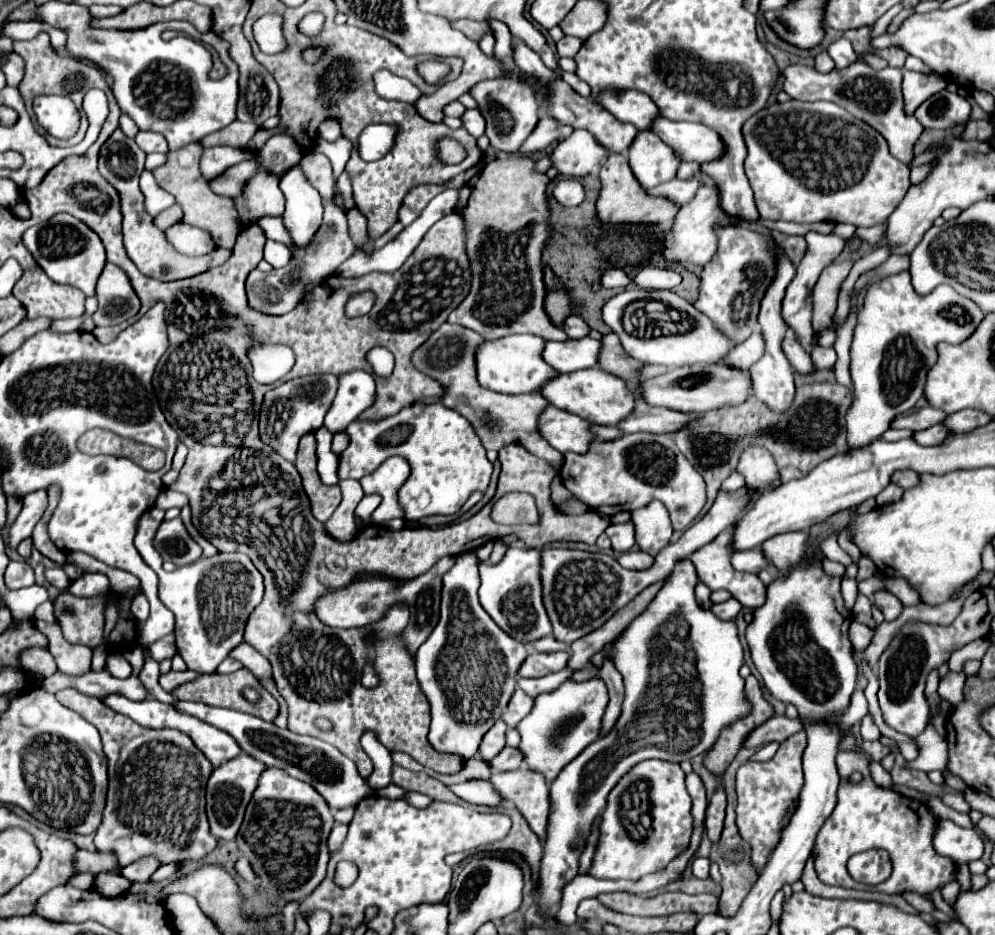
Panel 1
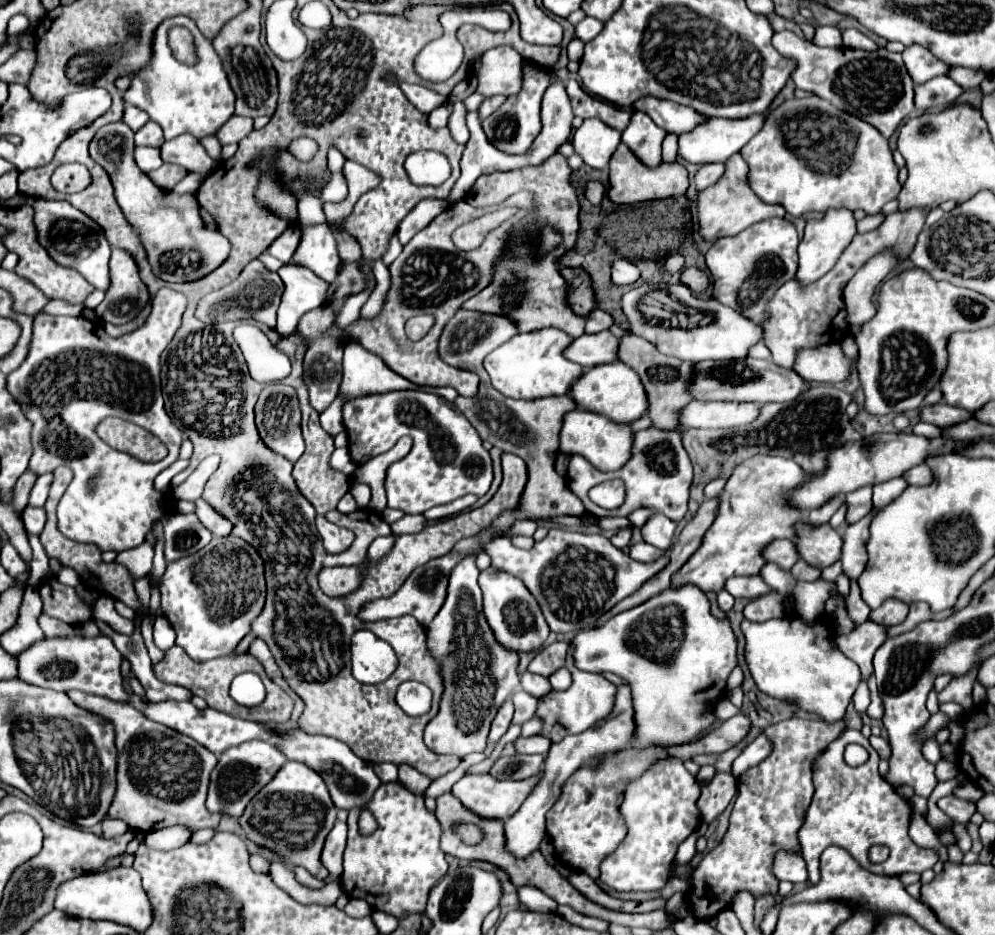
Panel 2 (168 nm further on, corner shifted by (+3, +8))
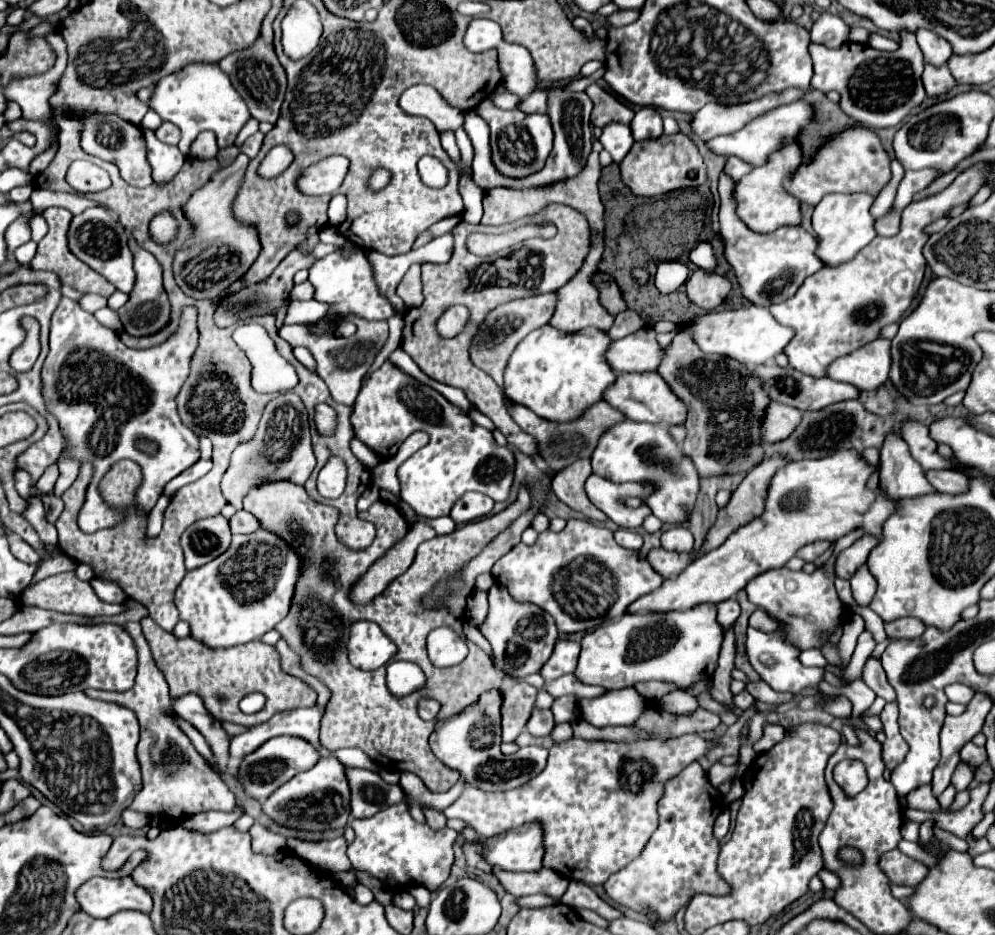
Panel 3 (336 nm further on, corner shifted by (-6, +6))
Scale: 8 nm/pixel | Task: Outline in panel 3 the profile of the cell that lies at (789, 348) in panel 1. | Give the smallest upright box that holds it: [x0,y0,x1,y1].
[829,338,891,390]

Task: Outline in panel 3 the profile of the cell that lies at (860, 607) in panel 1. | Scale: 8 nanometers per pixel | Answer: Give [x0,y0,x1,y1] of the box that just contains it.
[863,658,895,702]

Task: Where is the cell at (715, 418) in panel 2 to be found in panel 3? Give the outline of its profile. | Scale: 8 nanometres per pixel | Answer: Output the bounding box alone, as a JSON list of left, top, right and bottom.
[763,404,801,442]

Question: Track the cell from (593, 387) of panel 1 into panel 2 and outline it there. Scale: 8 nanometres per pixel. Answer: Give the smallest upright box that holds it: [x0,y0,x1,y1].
[570,362,648,424]

